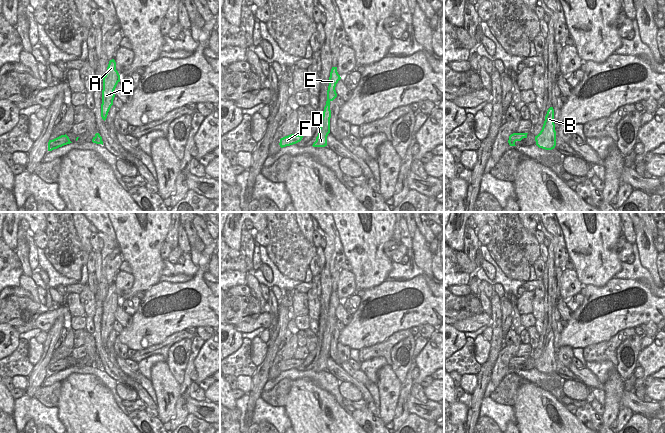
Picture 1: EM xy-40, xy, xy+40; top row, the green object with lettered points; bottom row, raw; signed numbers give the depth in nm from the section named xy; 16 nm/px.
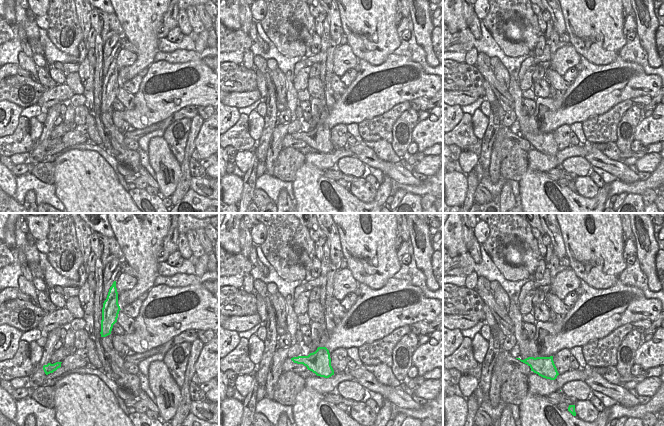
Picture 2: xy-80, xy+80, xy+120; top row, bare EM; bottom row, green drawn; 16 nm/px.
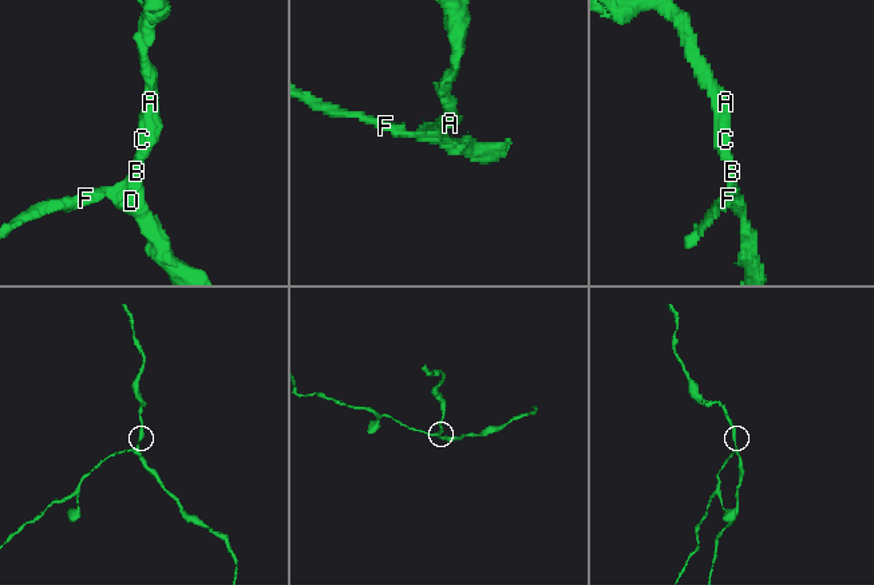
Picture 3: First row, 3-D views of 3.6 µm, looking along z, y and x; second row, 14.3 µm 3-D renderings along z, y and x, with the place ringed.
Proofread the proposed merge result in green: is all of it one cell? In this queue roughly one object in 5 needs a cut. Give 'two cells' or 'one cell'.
one cell

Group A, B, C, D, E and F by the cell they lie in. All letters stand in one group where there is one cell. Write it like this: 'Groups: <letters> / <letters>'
Groups: A B C D E F

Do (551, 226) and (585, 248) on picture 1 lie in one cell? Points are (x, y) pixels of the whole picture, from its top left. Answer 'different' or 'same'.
different

